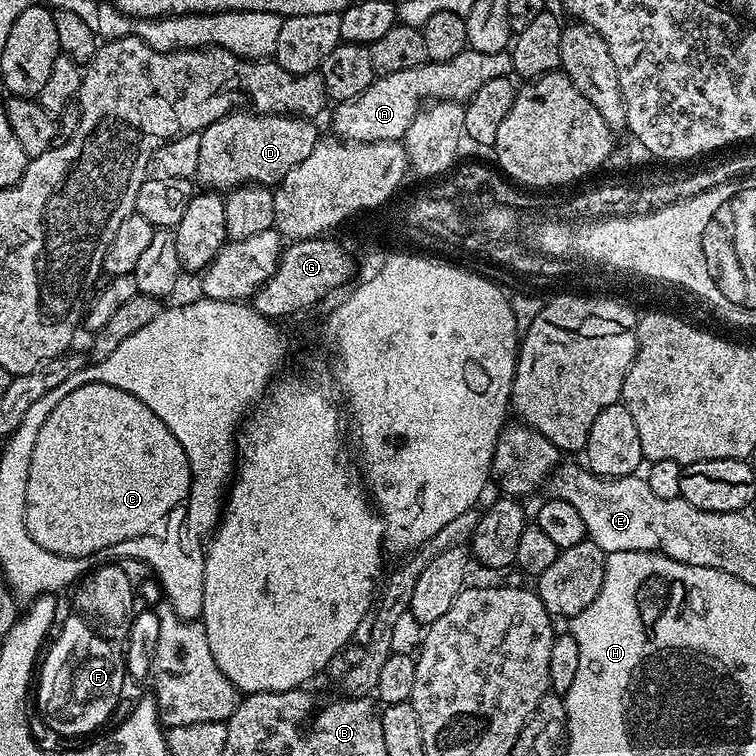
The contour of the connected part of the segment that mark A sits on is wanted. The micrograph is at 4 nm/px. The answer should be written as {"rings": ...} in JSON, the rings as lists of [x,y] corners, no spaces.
{"rings":[[[468,48],[458,54],[458,58],[450,58],[446,62],[425,62],[422,66],[414,66],[410,70],[397,70],[394,74],[377,76],[366,91],[358,94],[358,98],[339,101],[333,107],[336,108],[332,112],[332,128],[336,131],[333,133],[339,139],[350,140],[353,144],[369,144],[383,140],[400,142],[403,141],[406,130],[410,130],[410,122],[414,122],[426,102],[466,102],[478,90],[478,86],[482,86],[482,82],[490,82],[490,78],[512,75],[511,51],[482,54],[478,50]]]}

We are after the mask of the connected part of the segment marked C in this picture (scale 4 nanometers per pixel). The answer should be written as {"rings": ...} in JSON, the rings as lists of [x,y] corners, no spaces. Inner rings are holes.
{"rings":[[[101,383],[70,390],[50,410],[38,430],[30,460],[30,478],[26,482],[24,516],[29,533],[44,547],[68,552],[68,556],[75,558],[80,552],[92,552],[92,548],[100,548],[102,544],[123,542],[144,532],[168,512],[188,487],[188,464],[184,464],[185,453],[180,452],[180,445],[168,436],[166,422],[146,402],[138,402],[134,394]]]}

